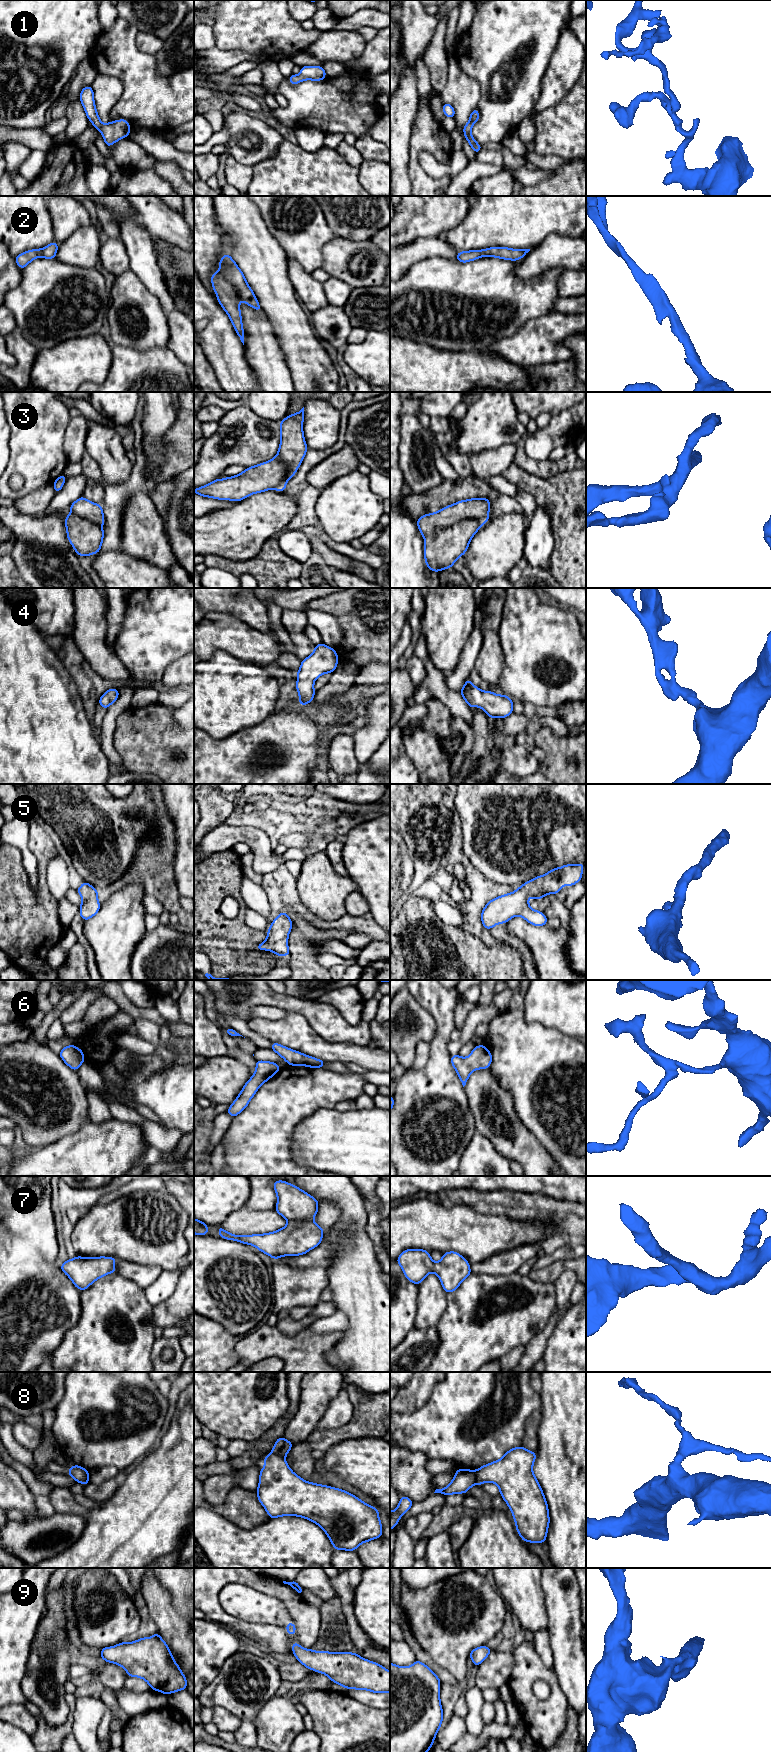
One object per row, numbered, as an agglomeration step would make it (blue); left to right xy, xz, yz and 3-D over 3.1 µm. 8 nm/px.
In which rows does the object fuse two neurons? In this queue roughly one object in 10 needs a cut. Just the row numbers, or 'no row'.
8

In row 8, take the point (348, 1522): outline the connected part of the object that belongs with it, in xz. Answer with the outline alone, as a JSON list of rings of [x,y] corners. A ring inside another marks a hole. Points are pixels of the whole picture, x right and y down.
[[[278,1454],[265,1456],[264,1463],[256,1492],[270,1519],[281,1516],[308,1519],[323,1529],[335,1550],[354,1551],[362,1543],[382,1537],[382,1524],[376,1507],[342,1489],[303,1480],[290,1469],[285,1457]]]

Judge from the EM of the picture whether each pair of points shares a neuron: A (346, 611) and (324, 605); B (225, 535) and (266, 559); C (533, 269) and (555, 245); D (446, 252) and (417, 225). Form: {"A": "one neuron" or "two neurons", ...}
{"A": "one neuron", "B": "two neurons", "C": "one neuron", "D": "two neurons"}

